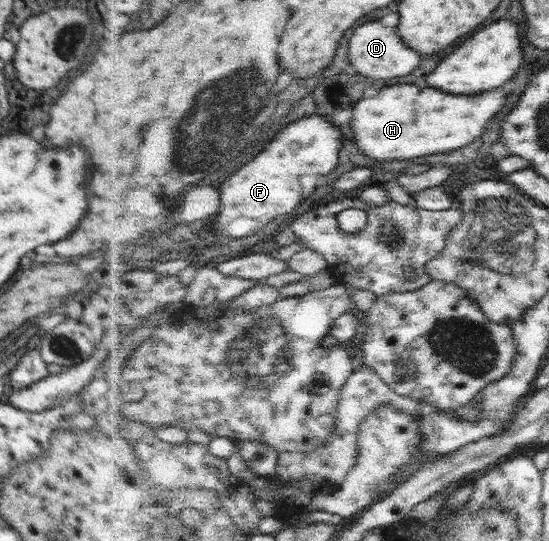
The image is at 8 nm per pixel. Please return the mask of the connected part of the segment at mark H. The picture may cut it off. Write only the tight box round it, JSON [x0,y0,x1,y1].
[354,85,508,161]

